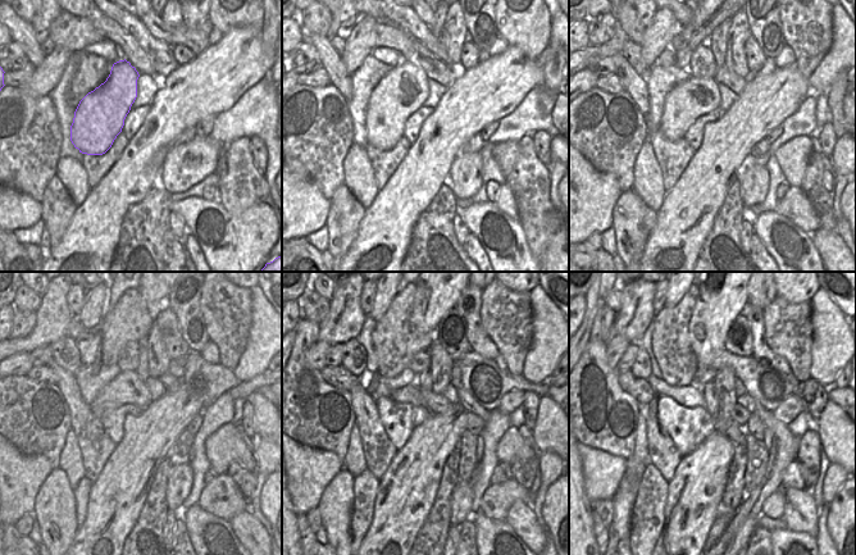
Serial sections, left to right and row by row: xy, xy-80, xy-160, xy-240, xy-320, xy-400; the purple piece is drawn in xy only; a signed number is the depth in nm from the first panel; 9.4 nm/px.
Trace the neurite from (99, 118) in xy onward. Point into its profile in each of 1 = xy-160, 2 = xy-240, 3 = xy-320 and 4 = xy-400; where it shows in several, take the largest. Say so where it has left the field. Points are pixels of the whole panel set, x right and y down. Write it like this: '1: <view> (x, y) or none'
1: xy-160 (688, 100)
2: xy-240 (127, 387)
3: xy-320 (438, 404)
4: xy-400 (740, 414)

